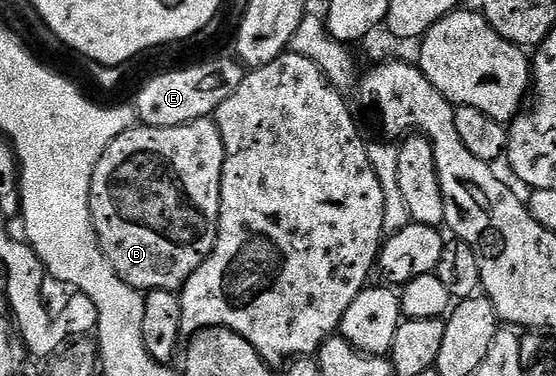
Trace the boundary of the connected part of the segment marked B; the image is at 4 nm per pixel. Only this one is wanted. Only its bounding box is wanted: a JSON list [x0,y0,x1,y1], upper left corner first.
[90,117,224,293]

